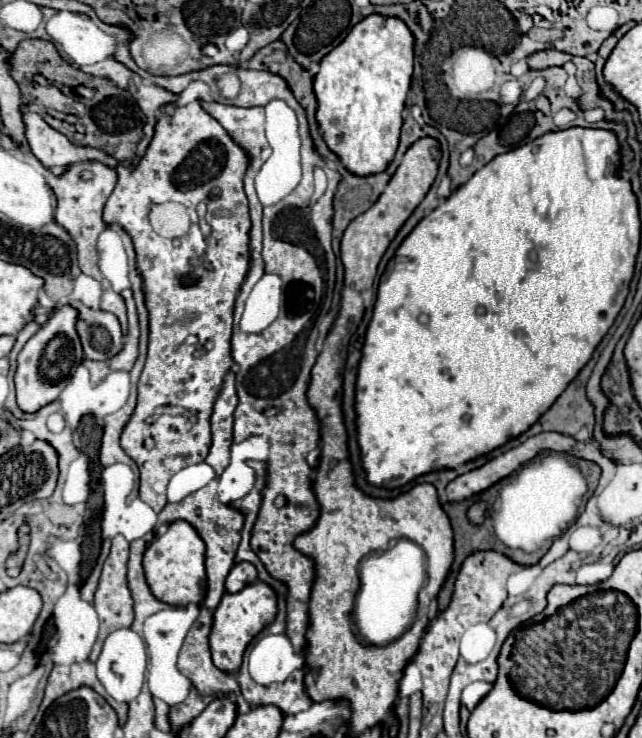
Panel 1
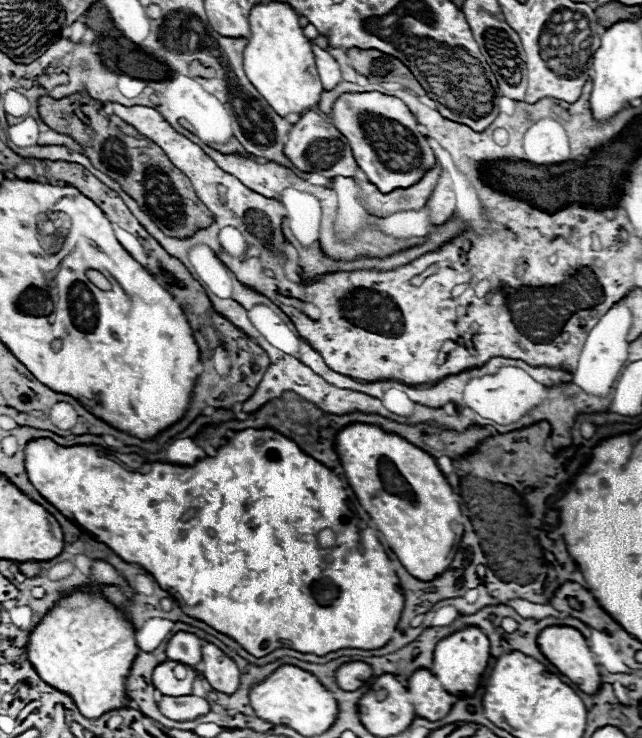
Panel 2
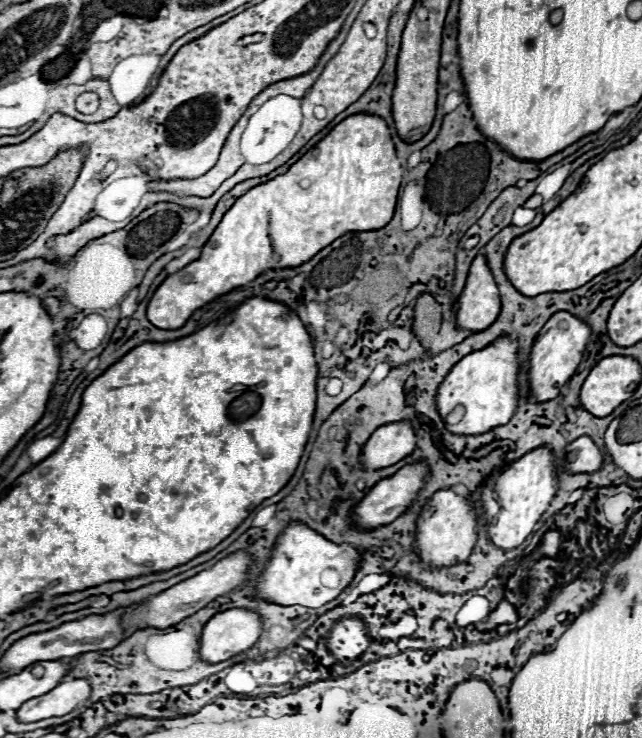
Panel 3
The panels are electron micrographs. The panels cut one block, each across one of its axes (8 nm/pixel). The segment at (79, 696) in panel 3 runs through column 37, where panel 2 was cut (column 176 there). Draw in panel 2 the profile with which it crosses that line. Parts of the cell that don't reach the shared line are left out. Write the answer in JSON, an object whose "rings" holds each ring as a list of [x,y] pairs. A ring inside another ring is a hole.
{"rings":[[[162,696],[162,700],[158,702],[160,712],[164,716],[168,716],[170,720],[176,722],[186,722],[186,720],[194,720],[198,716],[208,714],[210,704],[208,700],[200,698],[200,696],[180,696],[180,698],[172,698],[172,696]]]}

